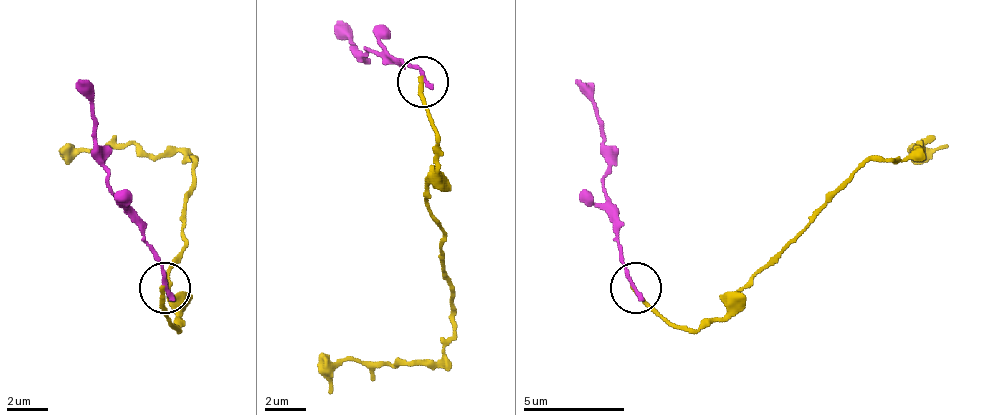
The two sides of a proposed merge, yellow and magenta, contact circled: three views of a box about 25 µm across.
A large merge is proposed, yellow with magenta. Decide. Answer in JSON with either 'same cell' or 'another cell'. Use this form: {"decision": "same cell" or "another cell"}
{"decision": "another cell"}

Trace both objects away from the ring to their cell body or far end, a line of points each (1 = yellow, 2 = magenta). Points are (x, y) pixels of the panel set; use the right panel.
1: (637, 289), (672, 324), (703, 329), (860, 167), (895, 162), (915, 152), (915, 147), (931, 152), (946, 147)
2: (637, 289), (617, 238), (617, 218), (602, 182), (602, 117), (576, 81)

